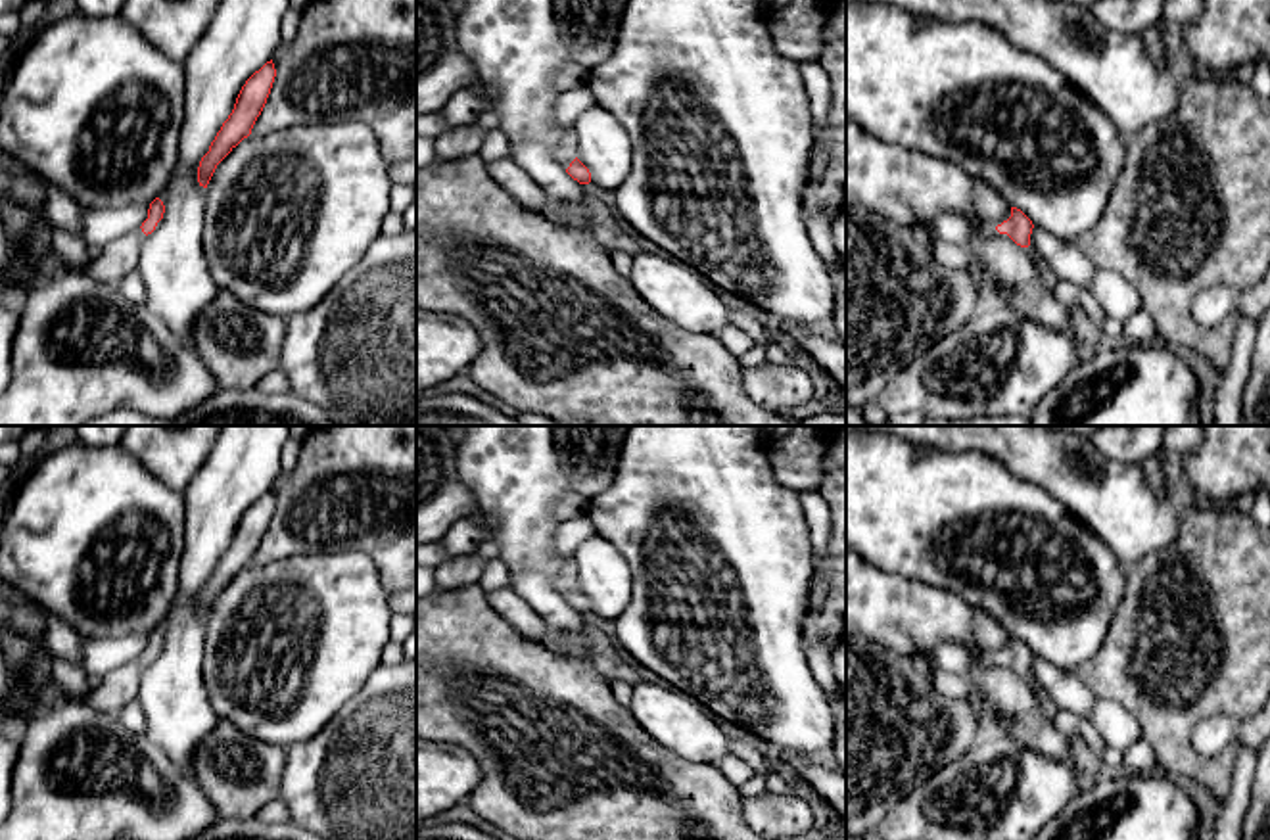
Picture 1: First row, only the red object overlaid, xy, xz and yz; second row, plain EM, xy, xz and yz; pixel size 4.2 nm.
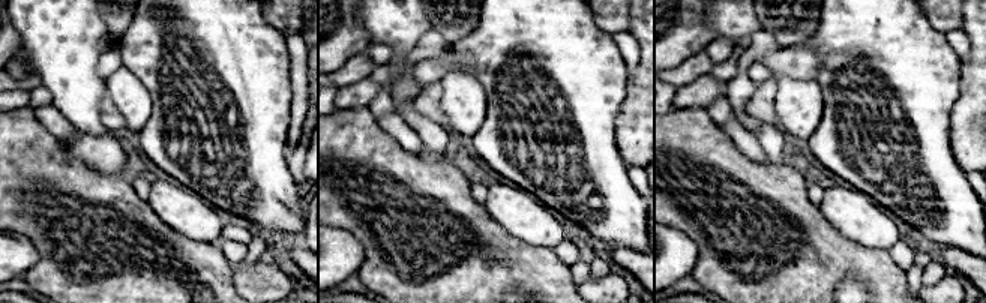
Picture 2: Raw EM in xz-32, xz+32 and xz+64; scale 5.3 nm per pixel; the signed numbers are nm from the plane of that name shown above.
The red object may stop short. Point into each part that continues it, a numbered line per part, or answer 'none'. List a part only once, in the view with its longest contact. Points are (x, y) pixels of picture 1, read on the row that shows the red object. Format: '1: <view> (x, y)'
1: xz (564, 152)

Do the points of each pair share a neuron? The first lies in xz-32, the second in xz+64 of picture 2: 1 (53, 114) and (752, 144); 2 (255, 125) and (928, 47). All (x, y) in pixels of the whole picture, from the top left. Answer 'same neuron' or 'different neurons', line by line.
1: same neuron
2: same neuron

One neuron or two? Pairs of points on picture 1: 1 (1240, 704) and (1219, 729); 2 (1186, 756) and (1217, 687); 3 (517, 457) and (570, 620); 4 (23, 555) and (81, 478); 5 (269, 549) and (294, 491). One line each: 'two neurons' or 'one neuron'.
1: two neurons
2: one neuron
3: one neuron
4: one neuron
5: one neuron

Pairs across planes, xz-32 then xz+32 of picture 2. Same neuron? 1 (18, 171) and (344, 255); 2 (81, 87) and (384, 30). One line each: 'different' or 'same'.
1: different
2: same

